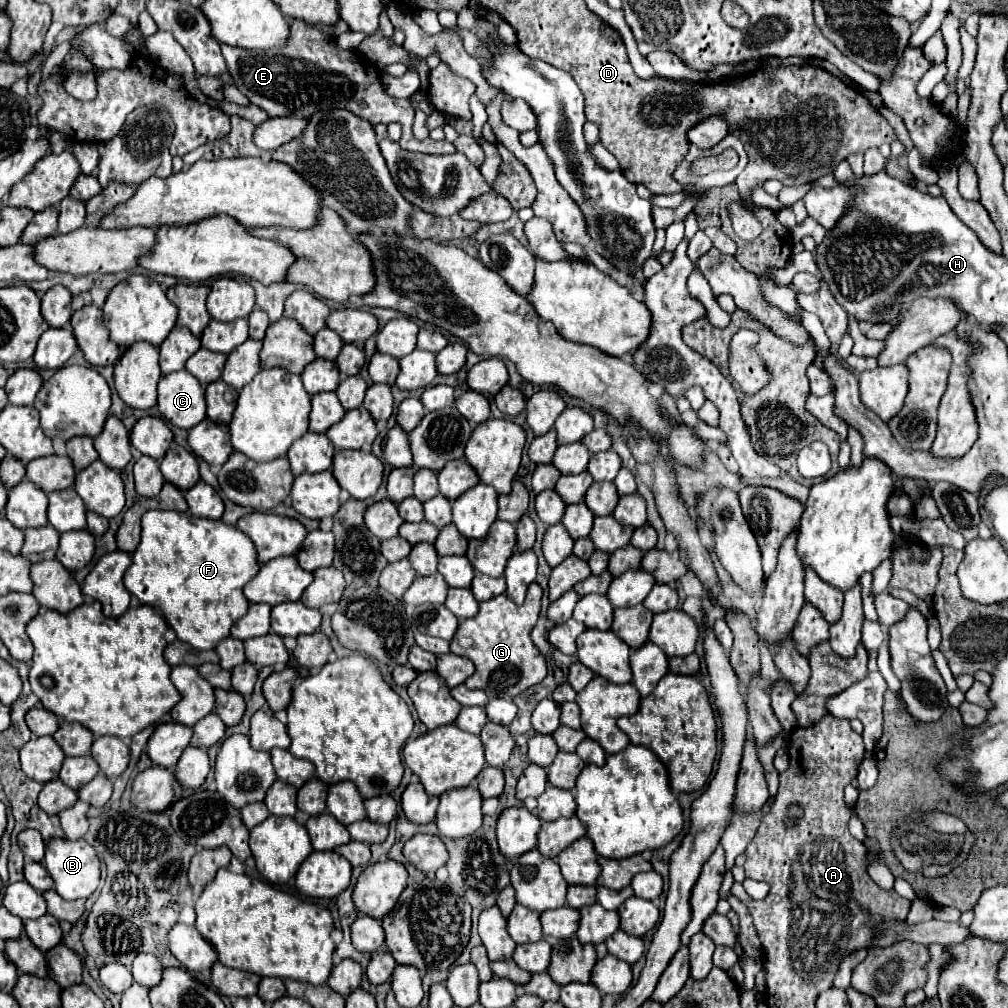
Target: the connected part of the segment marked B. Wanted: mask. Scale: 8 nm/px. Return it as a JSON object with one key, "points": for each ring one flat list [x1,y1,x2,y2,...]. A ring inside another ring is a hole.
{"points":[[52,839,46,847,46,869,50,877,54,879,54,889,62,899,74,901,74,899,88,899,98,883,100,883,100,859,92,845,88,845,84,839,70,841,70,839]]}

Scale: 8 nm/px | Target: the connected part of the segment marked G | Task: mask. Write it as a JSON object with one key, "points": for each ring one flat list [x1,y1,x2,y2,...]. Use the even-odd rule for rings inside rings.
{"points":[[530,583,524,605,516,605,508,595,498,595,480,603,476,617,460,623,454,639,450,641,450,651,472,659,476,665,474,675,466,679,468,689,482,689,488,697,516,697,546,677,546,657,530,639,530,631,538,621,540,599,540,585],[464,639,468,639,468,647,462,643]]}

